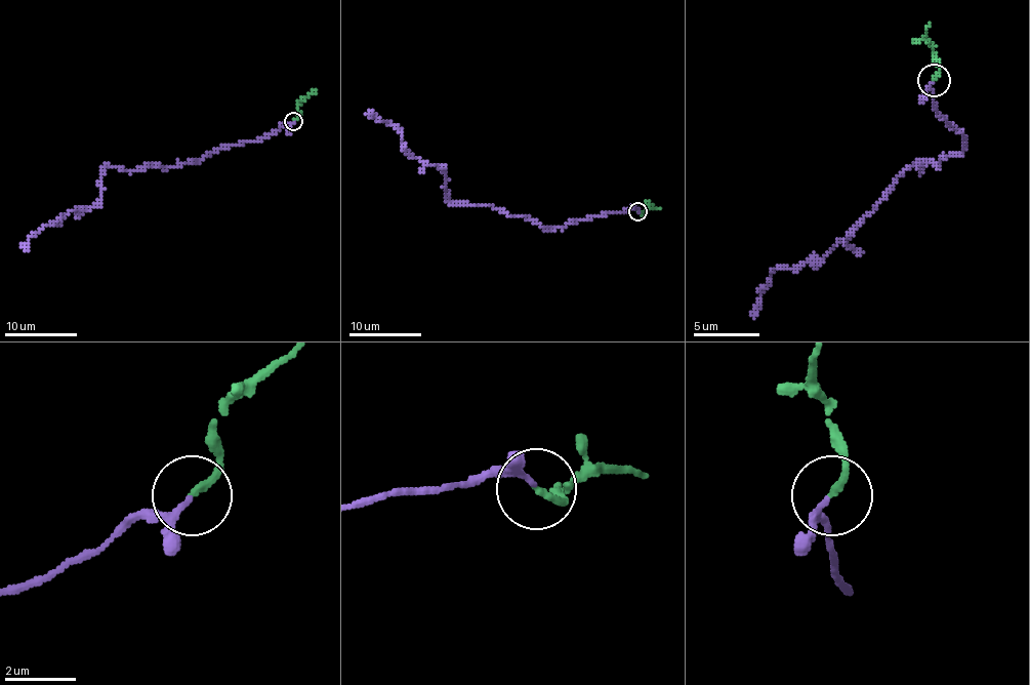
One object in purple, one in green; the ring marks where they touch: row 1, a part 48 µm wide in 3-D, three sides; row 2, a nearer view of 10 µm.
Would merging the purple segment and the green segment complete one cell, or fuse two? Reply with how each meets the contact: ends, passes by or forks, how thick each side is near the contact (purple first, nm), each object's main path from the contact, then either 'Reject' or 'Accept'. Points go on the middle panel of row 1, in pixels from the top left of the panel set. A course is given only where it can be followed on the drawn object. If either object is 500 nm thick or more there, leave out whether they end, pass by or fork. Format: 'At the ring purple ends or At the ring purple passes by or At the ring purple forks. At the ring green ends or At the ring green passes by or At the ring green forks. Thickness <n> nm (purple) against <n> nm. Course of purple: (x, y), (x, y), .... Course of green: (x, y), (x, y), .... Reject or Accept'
At the ring purple ends. At the ring green ends. Thickness 150 nm (purple) against 190 nm. Course of purple: (637, 211), (544, 228), (521, 215), (452, 202), (446, 173), (408, 153), (401, 133), (370, 113). Course of green: (637, 211), (643, 215), (652, 207), (661, 209). Accept

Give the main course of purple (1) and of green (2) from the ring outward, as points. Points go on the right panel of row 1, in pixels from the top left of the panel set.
1: (933, 79), (933, 106), (962, 135), (962, 149), (919, 172), (916, 162), (827, 255), (774, 269), (753, 318)
2: (933, 79), (940, 70), (936, 52), (926, 36), (930, 23)

